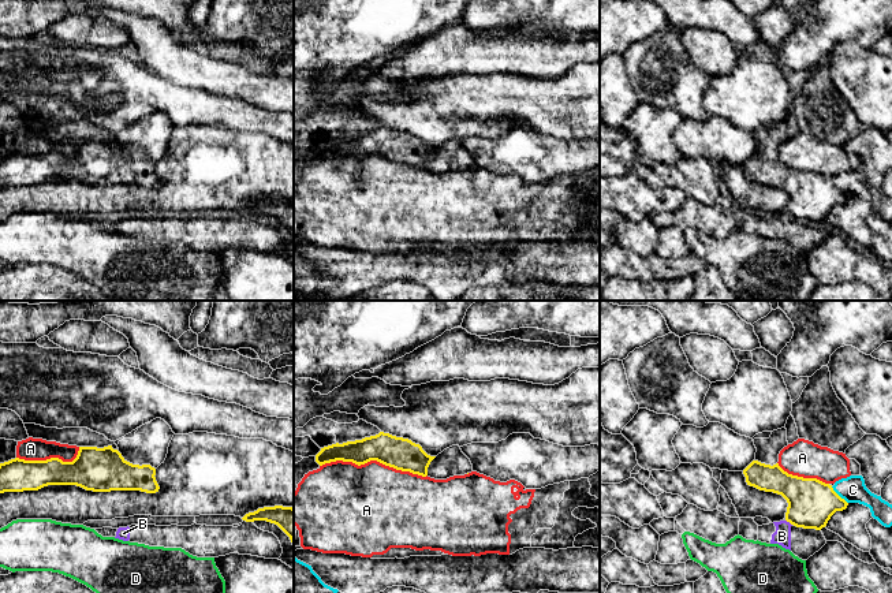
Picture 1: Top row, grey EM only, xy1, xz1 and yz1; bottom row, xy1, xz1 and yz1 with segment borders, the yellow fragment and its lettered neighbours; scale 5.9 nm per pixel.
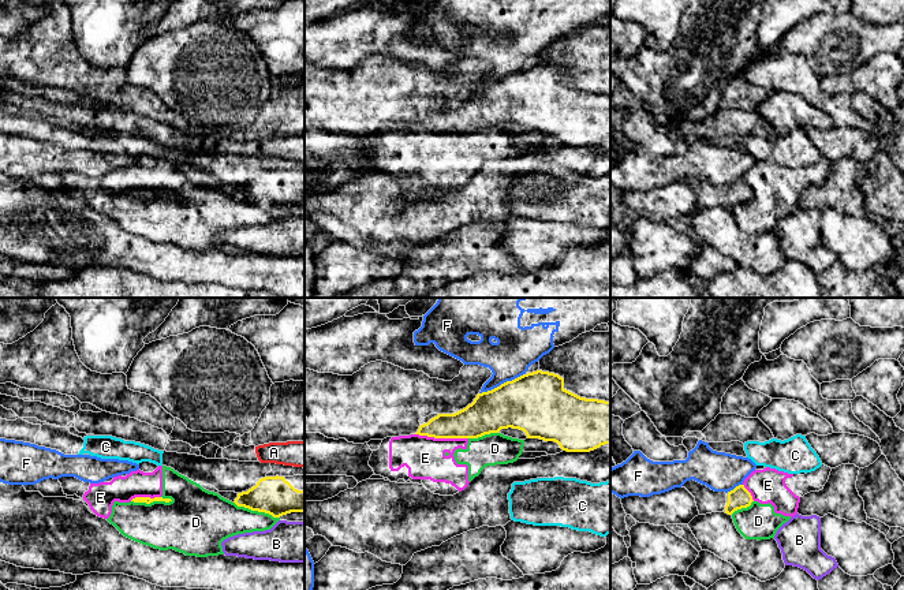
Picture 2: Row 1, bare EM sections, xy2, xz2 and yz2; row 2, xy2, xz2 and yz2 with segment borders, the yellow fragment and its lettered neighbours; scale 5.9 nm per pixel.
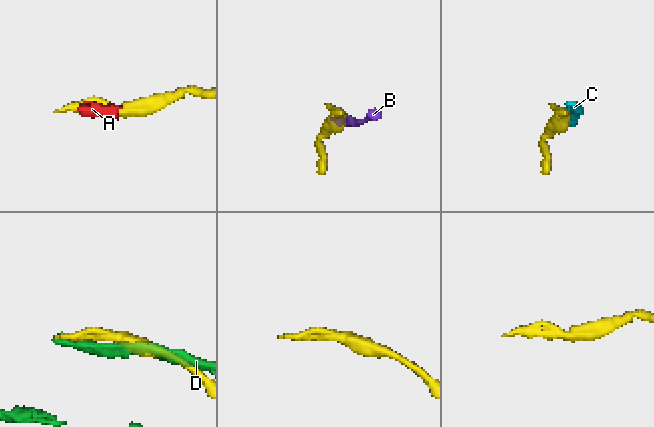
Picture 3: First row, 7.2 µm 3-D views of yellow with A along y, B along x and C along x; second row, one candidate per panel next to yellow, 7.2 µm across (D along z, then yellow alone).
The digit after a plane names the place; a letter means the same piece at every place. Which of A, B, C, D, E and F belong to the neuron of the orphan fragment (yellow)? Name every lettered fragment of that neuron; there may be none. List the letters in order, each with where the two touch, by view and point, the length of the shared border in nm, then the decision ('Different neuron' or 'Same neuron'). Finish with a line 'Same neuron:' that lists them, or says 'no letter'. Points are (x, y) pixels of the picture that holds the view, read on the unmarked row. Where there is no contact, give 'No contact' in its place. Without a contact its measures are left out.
A: Touches yellow at xz1 (373, 153). Shared border 650 nm. Different neuron
B: Touches yellow at yz1 (788, 215). Shared border 50 nm. Different neuron
C: Touches yellow at yz1 (838, 189). Shared border 140 nm. Different neuron
D: Touches yellow at xy2 (152, 195). Shared border 240 nm. Different neuron
E: Touches yellow at xz2 (441, 131). Shared border 320 nm. Different neuron
F: Touches yellow at xz2 (501, 78). Shared border 300 nm. Different neuron
Same neuron: no letter

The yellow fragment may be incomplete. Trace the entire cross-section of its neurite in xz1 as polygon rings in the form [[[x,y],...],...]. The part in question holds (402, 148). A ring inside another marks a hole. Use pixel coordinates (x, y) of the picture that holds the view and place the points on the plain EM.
[[[384,126],[362,134],[324,141],[316,149],[320,160],[336,154],[352,156],[358,160],[377,154],[396,164],[434,174],[447,174],[473,165],[470,153],[459,139],[452,139],[437,150],[430,150],[419,138]]]

